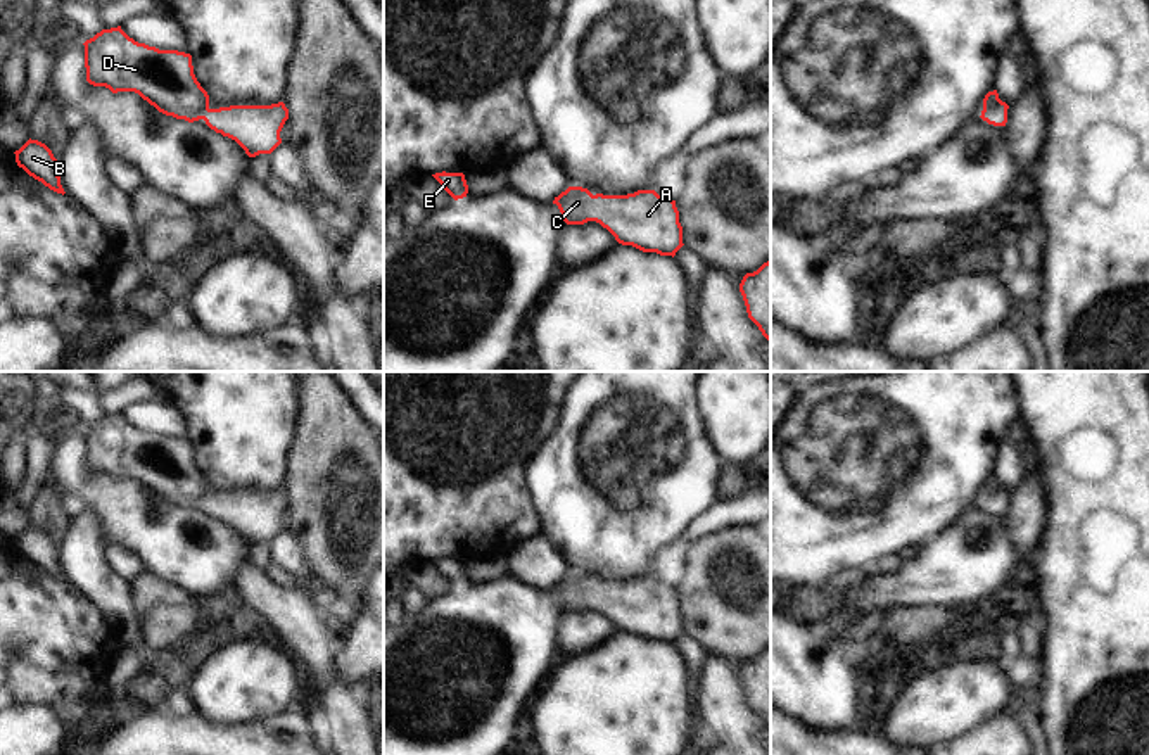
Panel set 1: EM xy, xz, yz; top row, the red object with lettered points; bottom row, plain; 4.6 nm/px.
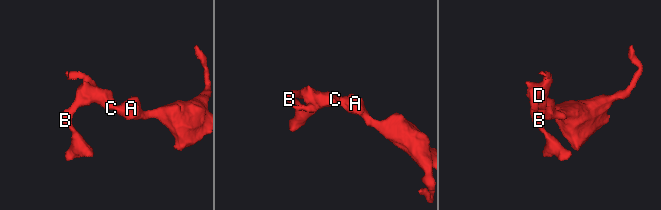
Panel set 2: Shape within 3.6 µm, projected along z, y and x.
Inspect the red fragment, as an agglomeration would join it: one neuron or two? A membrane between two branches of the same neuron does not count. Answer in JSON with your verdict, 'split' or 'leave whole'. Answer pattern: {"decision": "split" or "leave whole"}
{"decision": "leave whole"}

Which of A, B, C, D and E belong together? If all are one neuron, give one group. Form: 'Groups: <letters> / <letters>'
Groups: A B C D E

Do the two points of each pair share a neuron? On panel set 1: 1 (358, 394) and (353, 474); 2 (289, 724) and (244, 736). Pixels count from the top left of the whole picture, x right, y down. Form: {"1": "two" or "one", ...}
{"1": "two", "2": "one"}

